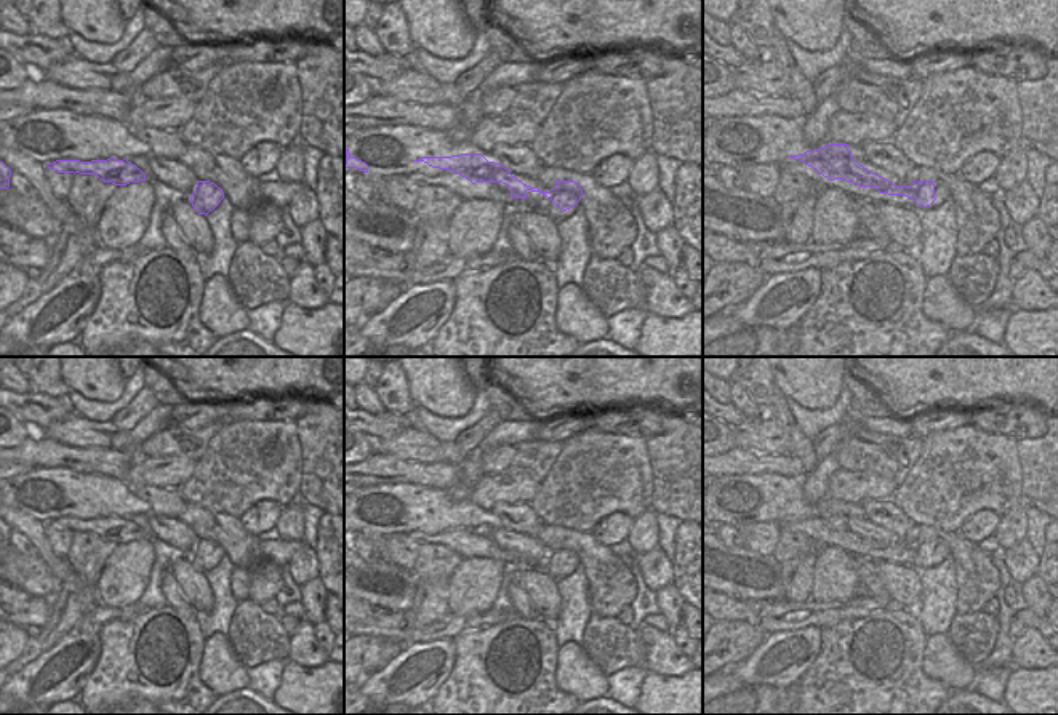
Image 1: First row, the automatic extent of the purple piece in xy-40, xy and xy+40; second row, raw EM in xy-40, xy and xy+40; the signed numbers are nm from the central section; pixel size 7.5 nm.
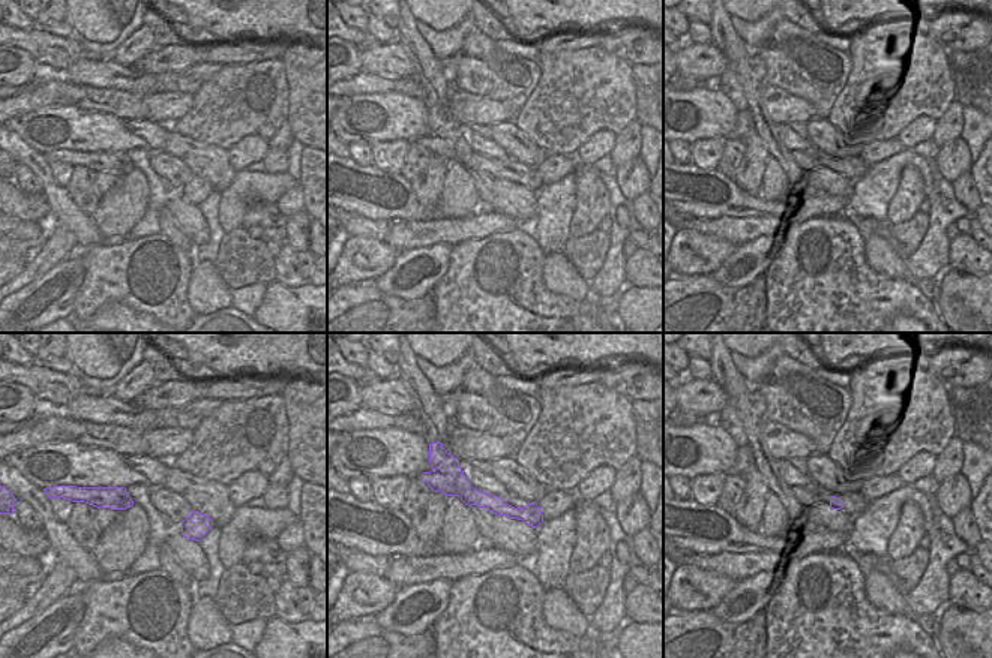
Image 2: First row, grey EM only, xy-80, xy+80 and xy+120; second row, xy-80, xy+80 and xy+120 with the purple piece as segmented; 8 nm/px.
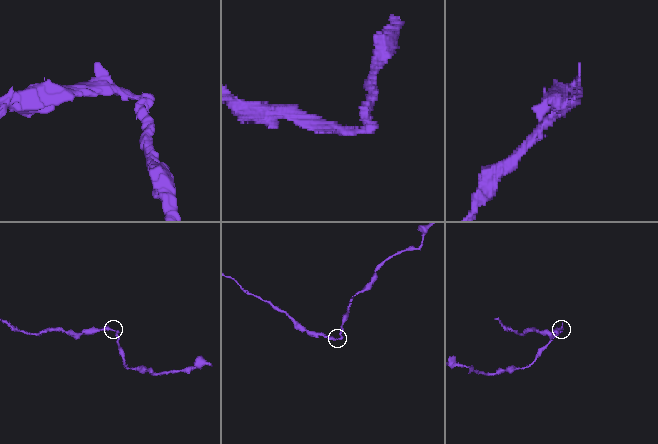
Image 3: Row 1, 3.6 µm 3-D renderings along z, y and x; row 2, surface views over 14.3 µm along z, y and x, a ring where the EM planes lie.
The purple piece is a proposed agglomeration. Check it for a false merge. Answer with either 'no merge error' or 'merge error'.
merge error

